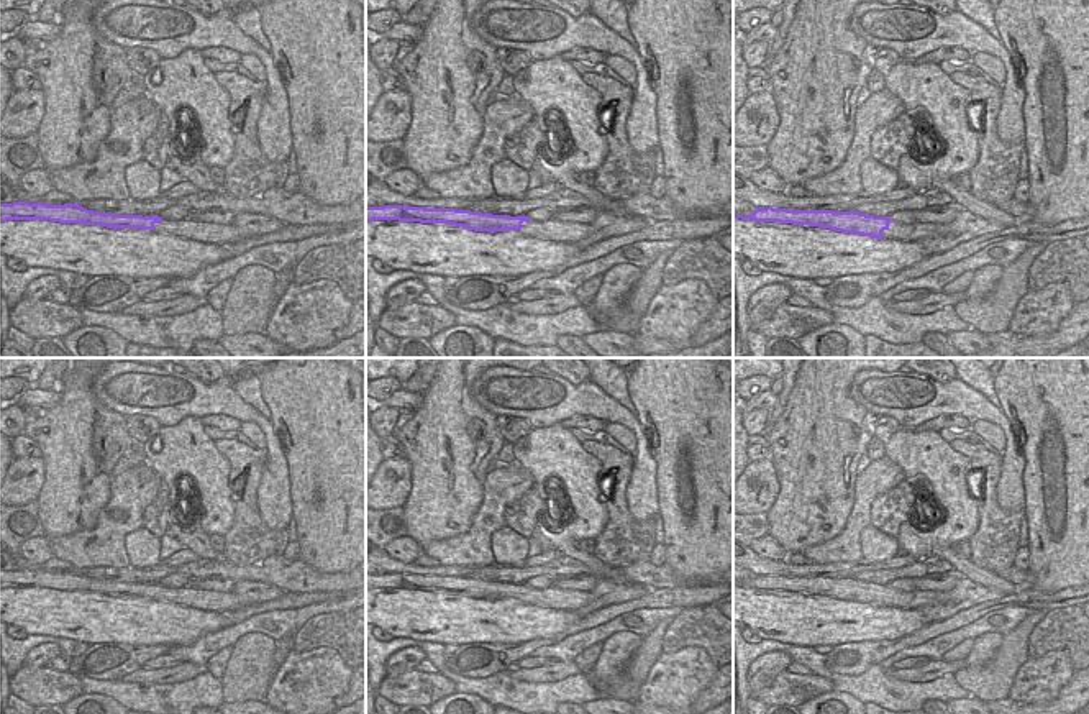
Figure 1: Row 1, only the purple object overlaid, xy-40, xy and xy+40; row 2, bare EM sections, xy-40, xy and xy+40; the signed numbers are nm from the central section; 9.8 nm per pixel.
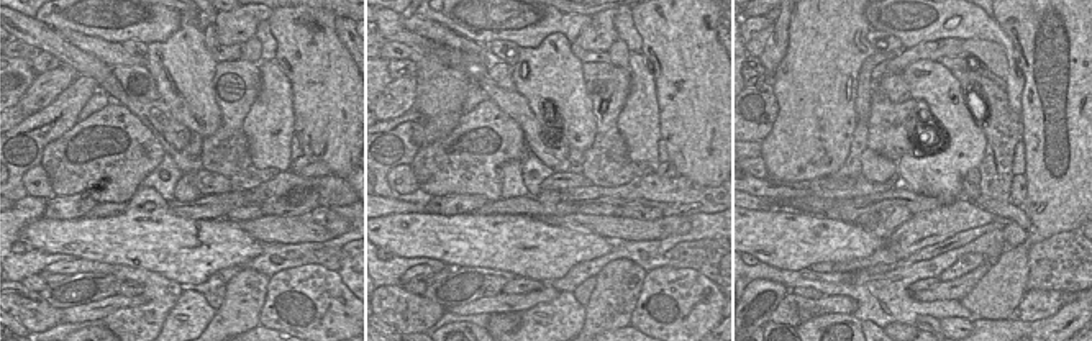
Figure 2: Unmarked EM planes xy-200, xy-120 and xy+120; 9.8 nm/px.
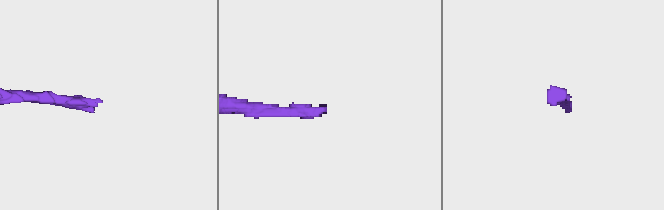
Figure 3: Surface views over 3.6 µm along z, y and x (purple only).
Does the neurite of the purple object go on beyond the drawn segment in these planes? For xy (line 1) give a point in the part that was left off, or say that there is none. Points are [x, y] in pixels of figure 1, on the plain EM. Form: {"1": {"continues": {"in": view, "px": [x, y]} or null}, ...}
{"1": {"continues": {"in": "xy", "px": [551, 598]}}}

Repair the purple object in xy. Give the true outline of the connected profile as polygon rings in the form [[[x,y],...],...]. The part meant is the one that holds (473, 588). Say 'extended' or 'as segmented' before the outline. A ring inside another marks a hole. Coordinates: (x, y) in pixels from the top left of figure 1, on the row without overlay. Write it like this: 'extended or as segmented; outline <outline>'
extended; outline [[[384,573],[366,574],[366,589],[374,588],[399,588],[399,589],[420,589],[420,591],[448,591],[462,594],[474,599],[505,599],[513,597],[522,602],[561,611],[579,611],[592,601],[590,593],[571,591],[559,588],[535,589],[522,584],[492,583],[471,578],[456,576],[425,576],[407,573]]]

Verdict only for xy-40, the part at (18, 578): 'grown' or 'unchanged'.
grown

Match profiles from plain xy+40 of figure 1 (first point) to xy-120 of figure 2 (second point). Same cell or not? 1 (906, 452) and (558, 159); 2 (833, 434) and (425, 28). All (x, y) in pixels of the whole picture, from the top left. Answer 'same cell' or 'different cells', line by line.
1: different cells
2: different cells

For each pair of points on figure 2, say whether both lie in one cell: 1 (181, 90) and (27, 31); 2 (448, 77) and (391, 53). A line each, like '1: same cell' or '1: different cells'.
1: different cells
2: same cell

